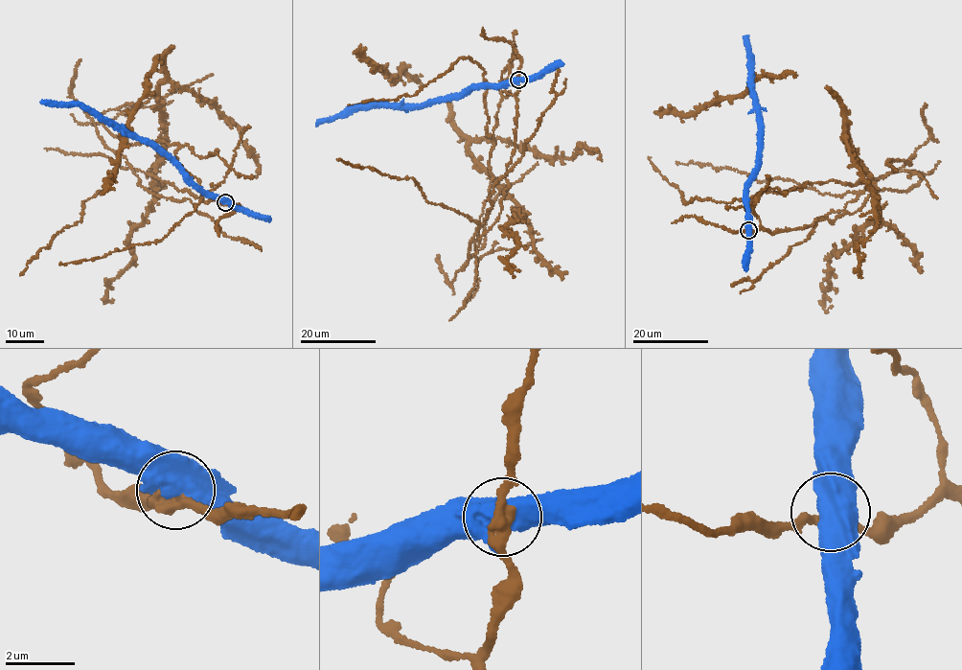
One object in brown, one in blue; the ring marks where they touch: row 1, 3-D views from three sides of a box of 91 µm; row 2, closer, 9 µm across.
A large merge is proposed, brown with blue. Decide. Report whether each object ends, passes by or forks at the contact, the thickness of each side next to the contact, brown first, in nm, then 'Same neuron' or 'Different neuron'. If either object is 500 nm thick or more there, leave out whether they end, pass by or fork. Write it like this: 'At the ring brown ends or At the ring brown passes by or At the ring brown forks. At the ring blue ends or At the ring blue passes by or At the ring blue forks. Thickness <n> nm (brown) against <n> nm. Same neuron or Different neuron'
Thickness 300 nm (brown) against 650 nm. Different neuron

